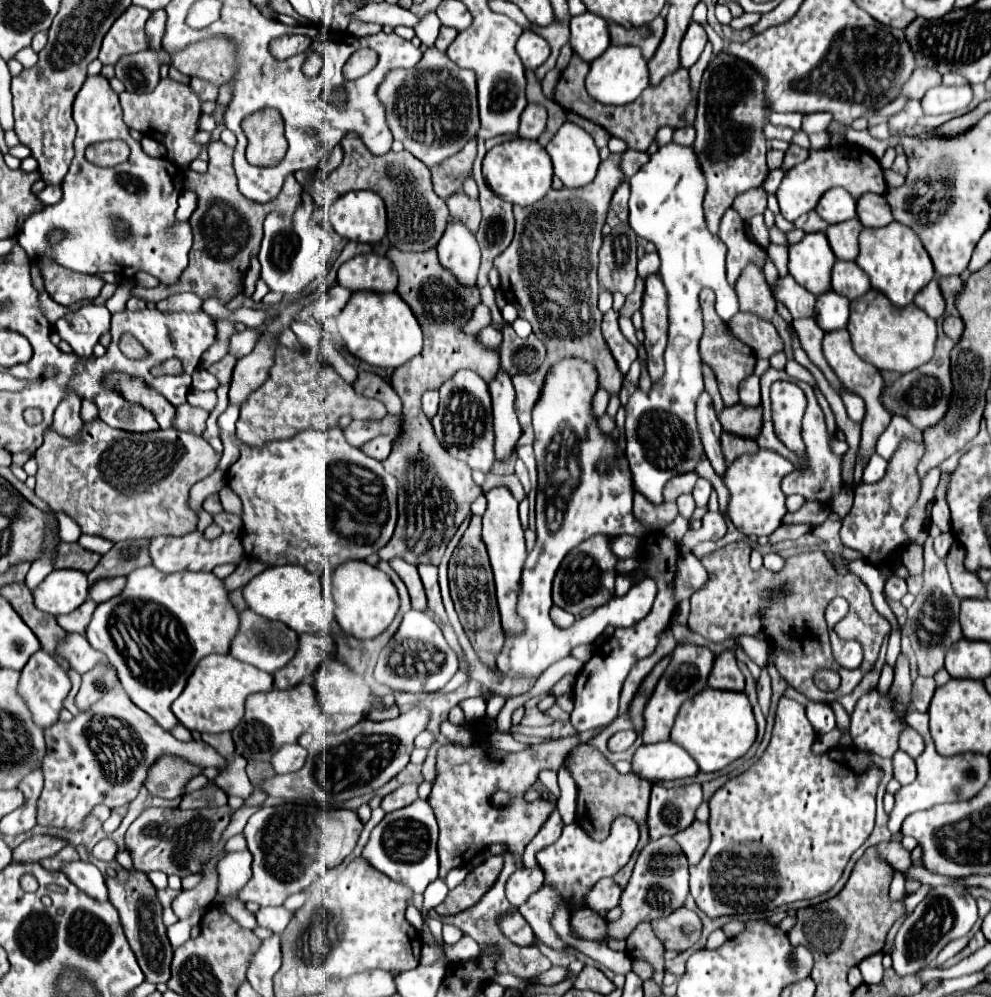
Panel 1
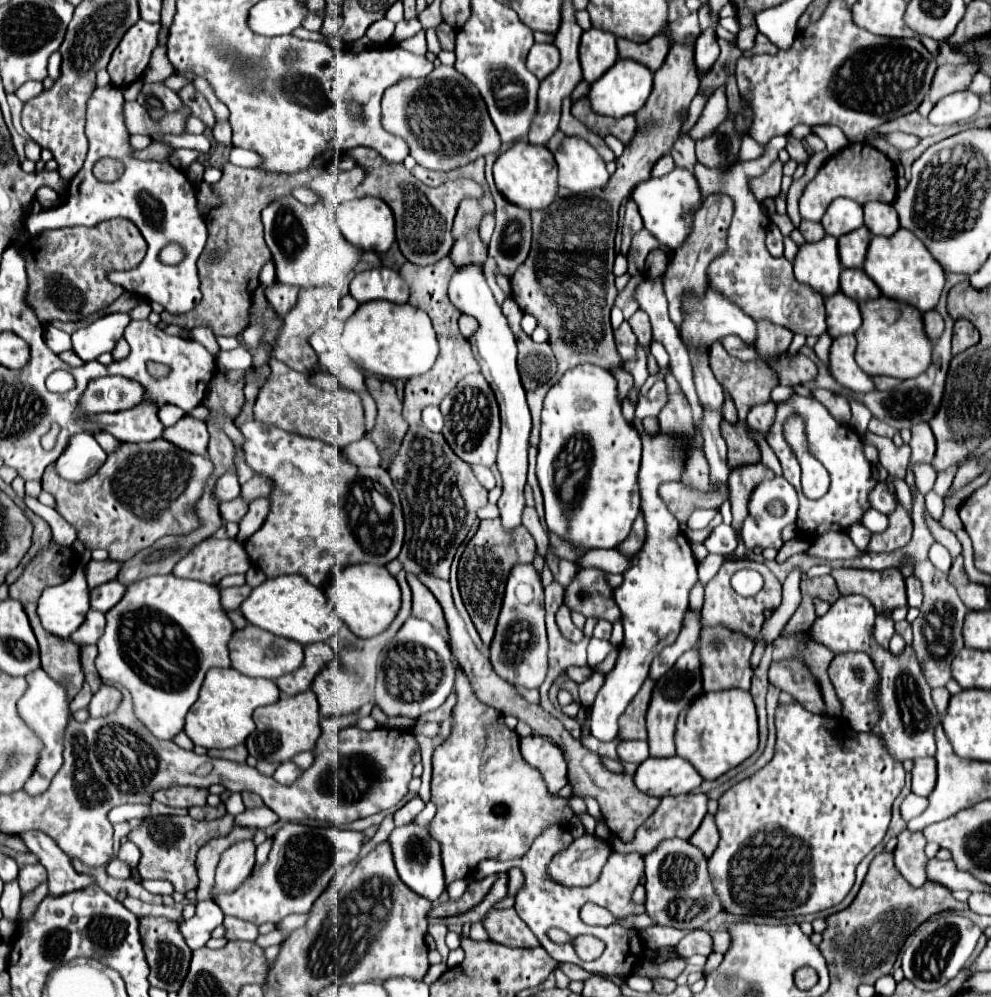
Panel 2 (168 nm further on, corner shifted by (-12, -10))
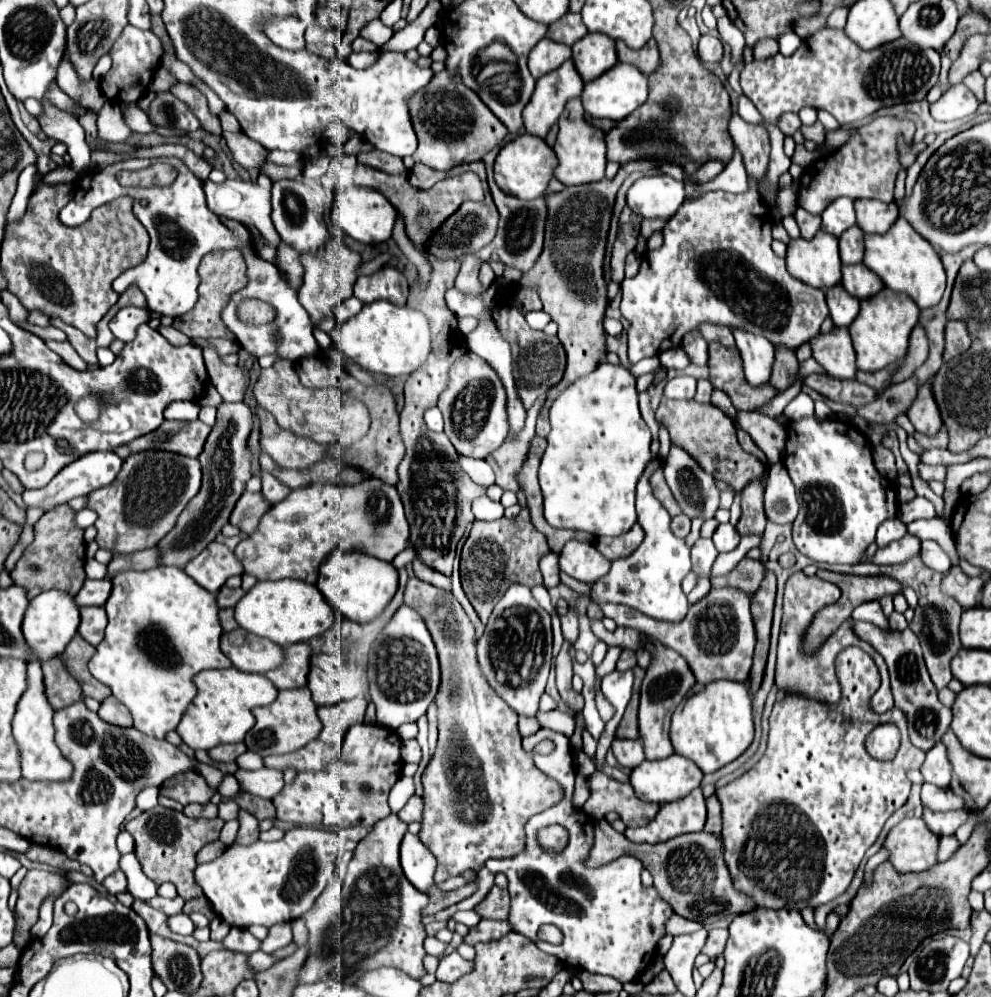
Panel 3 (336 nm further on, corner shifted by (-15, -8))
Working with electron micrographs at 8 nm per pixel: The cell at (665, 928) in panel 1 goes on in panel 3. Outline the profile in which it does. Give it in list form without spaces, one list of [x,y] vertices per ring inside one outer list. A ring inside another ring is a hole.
[[[713,929],[709,931],[709,937],[701,949],[701,953],[709,955],[709,957],[715,957],[719,955],[723,949],[725,949],[725,943],[727,943],[727,929]]]

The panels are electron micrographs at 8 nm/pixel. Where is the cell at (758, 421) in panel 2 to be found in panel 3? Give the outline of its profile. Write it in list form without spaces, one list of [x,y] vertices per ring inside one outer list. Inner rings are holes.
[[[737,413],[737,423],[753,437],[753,441],[763,449],[763,453],[767,455],[767,461],[779,463],[783,459],[783,449],[785,449],[785,441],[787,441],[787,431],[785,427],[771,417],[759,415],[759,413]]]

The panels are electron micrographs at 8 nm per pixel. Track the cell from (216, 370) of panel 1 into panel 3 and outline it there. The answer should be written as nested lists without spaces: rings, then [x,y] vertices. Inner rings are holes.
[[[223,401],[217,407],[217,421],[207,437],[205,449],[199,455],[203,467],[203,485],[201,491],[189,501],[187,509],[179,515],[179,521],[167,537],[157,545],[159,565],[173,565],[183,569],[193,557],[197,557],[229,521],[229,515],[245,491],[245,483],[251,479],[251,459],[249,435],[253,429],[253,413],[245,403],[227,403]]]

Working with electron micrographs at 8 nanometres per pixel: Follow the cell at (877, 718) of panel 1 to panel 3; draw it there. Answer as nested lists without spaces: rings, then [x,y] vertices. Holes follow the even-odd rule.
[[[853,621],[853,631],[857,637],[863,637],[863,641],[867,641],[885,659],[891,675],[891,691],[895,697],[895,707],[901,709],[907,717],[911,743],[923,751],[933,749],[941,741],[943,733],[949,729],[951,709],[941,705],[937,699],[937,689],[927,673],[927,667],[921,655],[921,643],[915,637],[915,633],[911,629],[883,631],[877,625],[867,621]]]

